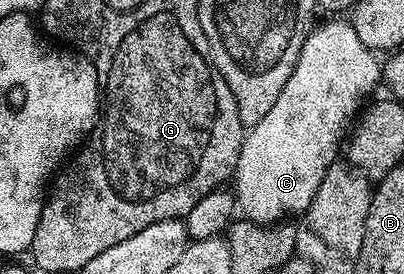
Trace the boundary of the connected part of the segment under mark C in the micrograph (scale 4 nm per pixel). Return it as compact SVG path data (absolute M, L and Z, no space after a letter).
M346 19L326 20L330 21L323 25L315 24L311 28L300 51L300 59L292 71L292 79L284 83L284 91L280 91L280 99L276 99L272 111L268 111L260 123L249 126L242 138L242 150L238 167L234 170L232 189L241 212L243 209L246 212L243 214L249 220L260 225L273 225L283 219L293 218L293 213L301 215L306 212L324 175L339 160L338 148L341 145L343 148L348 130L363 108L362 100L383 80L382 65L374 58L377 57L375 50L369 49L360 35L356 35L353 24Z

